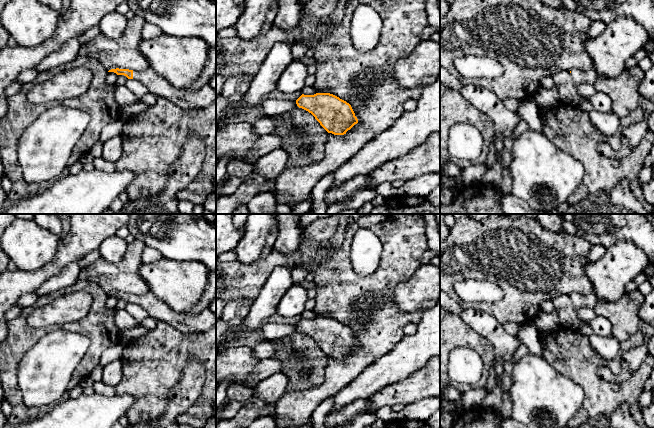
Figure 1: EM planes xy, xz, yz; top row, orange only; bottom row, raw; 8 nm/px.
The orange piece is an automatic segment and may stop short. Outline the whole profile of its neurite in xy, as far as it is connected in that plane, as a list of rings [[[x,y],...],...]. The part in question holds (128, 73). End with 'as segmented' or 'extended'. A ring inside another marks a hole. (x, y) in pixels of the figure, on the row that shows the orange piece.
[[[116,68],[108,72],[137,80],[146,86],[151,93],[158,97],[167,98],[183,109],[201,109],[216,102],[216,90],[209,83],[198,90],[188,90],[172,86],[151,68],[142,71]]]; extended

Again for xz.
[[[330,93],[302,94],[296,104],[311,113],[328,133],[334,135],[344,135],[358,123],[351,105]]]; as segmented

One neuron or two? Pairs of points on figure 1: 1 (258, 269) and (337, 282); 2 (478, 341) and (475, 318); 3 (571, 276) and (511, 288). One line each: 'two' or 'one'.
1: two
2: two
3: one

